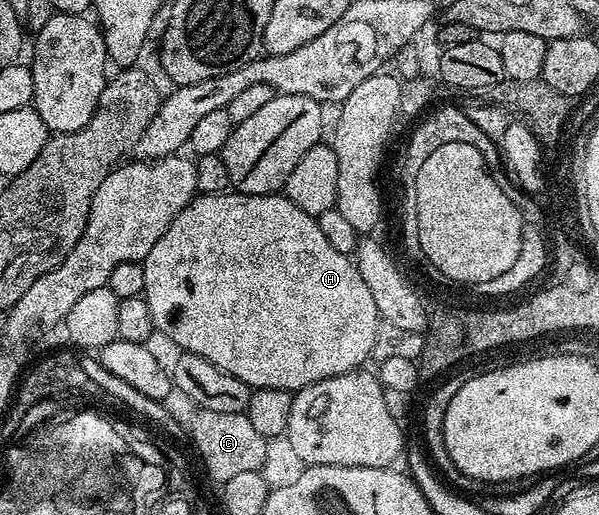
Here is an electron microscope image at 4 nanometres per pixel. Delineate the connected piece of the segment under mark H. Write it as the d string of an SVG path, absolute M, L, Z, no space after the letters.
M226 192L223 194L198 193L192 198L175 216L173 223L159 236L155 248L146 256L143 263L145 268L145 293L147 308L151 308L151 320L158 331L161 330L180 348L184 353L203 356L215 368L243 380L258 390L288 390L296 392L315 384L319 380L327 380L331 376L346 374L352 370L364 367L365 361L370 361L375 348L375 332L382 319L377 314L374 297L367 288L366 281L360 276L356 261L350 255L339 252L323 236L316 217L303 208L299 208L284 193L275 194L238 194Z

